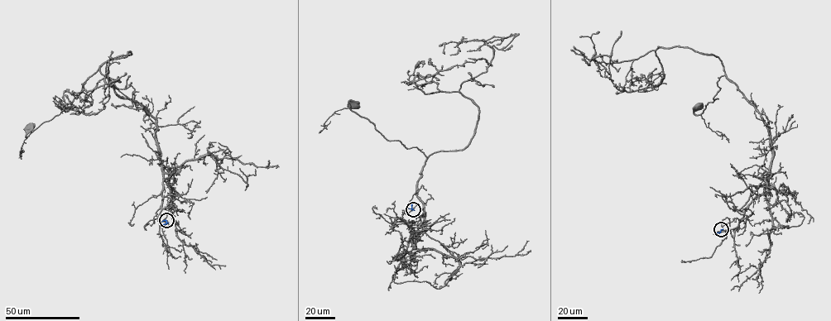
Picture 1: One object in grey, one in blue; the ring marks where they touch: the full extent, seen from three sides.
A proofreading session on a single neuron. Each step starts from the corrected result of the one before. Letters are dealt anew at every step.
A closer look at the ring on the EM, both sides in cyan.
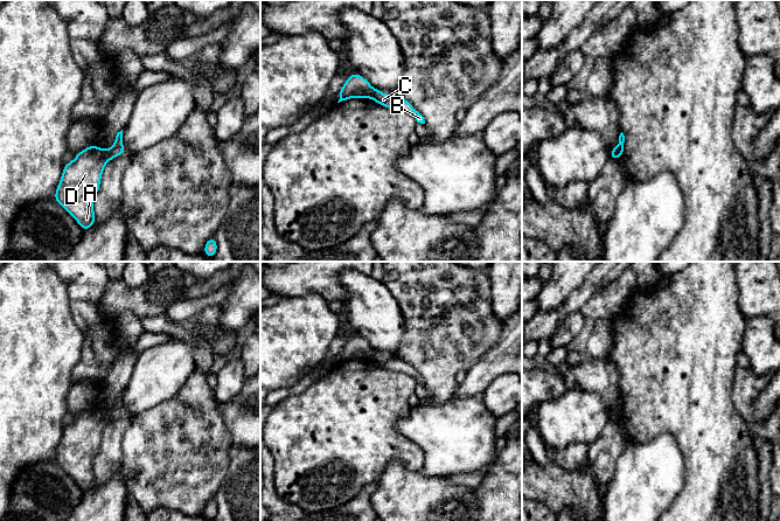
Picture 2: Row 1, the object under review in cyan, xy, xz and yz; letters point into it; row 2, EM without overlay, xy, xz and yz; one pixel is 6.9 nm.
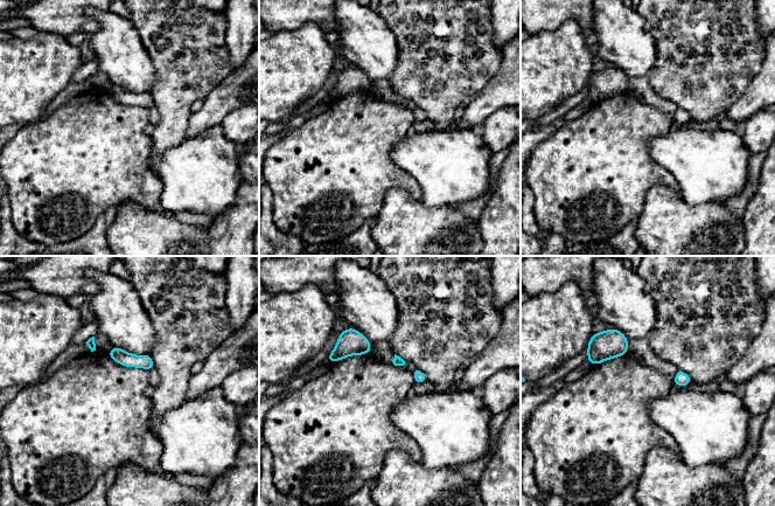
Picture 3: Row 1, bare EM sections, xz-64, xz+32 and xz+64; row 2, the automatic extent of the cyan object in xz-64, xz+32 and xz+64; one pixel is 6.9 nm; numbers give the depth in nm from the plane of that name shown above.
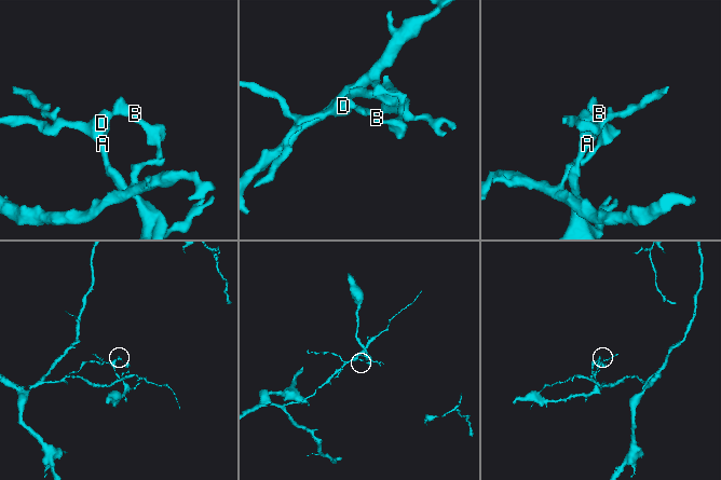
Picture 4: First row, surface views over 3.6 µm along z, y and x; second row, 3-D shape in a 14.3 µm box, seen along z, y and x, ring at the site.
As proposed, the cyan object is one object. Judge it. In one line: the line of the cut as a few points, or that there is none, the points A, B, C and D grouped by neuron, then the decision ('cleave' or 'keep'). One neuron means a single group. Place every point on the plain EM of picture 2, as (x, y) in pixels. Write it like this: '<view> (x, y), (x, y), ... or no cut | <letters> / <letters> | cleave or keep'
xz (374, 351), (369, 359) | A D / B C | cleave

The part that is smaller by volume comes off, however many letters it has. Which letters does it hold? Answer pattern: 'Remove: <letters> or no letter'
Remove: A, D

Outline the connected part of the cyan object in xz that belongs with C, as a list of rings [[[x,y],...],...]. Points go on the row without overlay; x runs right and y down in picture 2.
[[[374,350],[370,360],[374,363],[376,363],[388,370],[399,371],[405,375],[411,375],[415,377],[417,384],[425,385],[424,378],[418,373],[415,371],[412,366],[397,356],[391,355],[389,359],[386,359],[385,355],[382,354],[381,352]]]

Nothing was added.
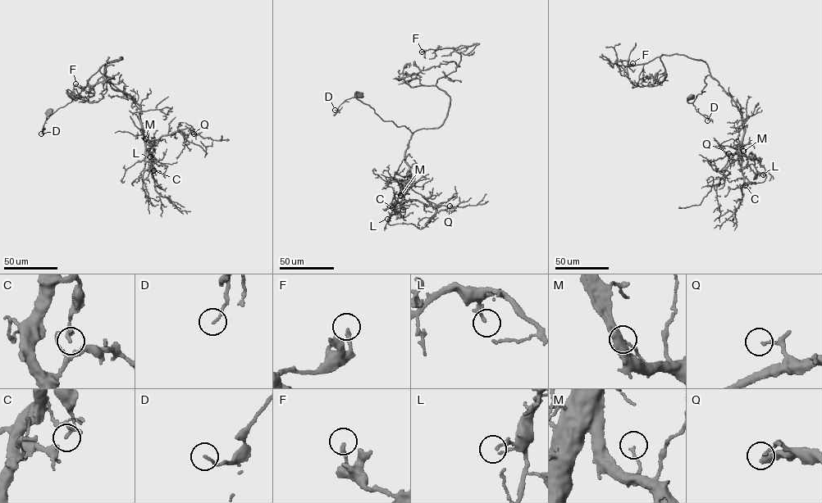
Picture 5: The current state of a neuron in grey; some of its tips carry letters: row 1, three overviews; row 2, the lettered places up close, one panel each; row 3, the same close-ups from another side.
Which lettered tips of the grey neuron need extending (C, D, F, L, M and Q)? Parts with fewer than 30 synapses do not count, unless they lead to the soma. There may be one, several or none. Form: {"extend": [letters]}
{"extend": []}

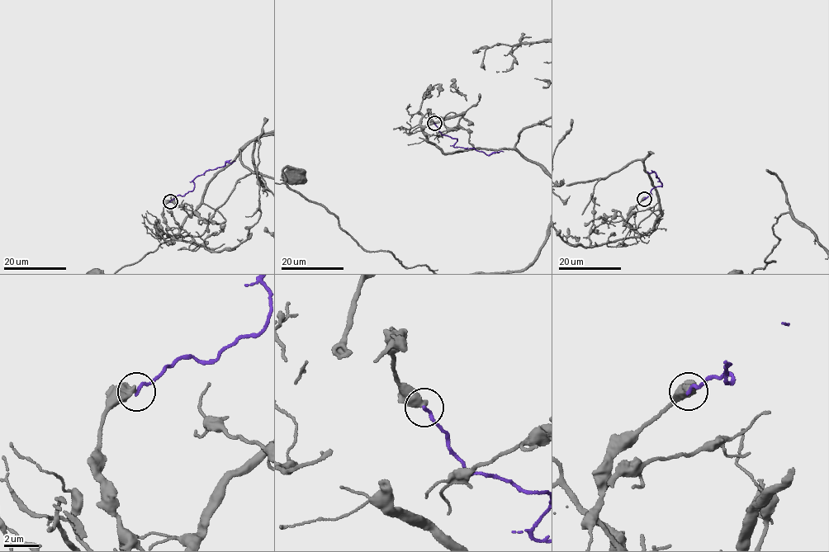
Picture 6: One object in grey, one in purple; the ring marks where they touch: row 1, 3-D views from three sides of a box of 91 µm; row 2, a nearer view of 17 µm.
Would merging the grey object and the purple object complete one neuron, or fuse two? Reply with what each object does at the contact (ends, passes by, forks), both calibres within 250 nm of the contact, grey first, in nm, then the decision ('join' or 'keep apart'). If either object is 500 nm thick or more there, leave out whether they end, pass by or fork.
calibres 600 and 200 nm; keep apart

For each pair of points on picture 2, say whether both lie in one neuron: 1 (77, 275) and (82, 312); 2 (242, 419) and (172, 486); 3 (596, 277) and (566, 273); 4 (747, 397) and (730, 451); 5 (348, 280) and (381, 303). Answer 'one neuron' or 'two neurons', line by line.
1: two neurons
2: two neurons
3: two neurons
4: two neurons
5: one neuron

